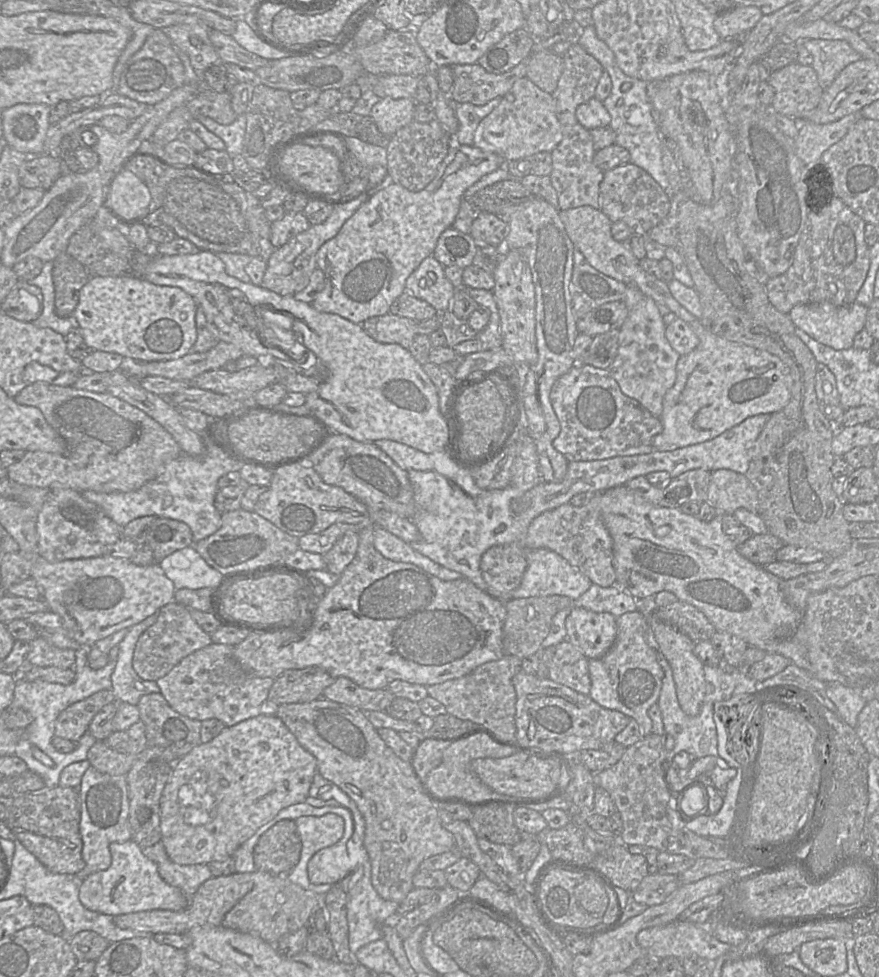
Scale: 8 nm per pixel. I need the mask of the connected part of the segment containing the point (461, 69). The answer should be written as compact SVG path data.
M527 59L502 74L489 73L478 63L450 67L453 72L452 101L481 106L496 97L503 97L518 79L526 76Z

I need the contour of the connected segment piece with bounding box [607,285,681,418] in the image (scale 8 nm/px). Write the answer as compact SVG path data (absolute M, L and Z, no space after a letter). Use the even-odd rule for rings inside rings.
M627 285L623 300L628 316L620 327L619 347L615 360L607 369L626 396L637 400L654 417L663 412L665 394L676 381L676 366L680 355L671 347L666 336L666 325L656 307L656 302L634 285Z

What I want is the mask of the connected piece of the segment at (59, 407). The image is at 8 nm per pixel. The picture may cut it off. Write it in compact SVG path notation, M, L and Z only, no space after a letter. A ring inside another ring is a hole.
M36 382L22 389L14 400L19 405L38 408L48 424L65 440L66 452L55 454L43 451L27 451L21 460L9 466L8 477L12 481L30 487L62 489L98 493L130 492L155 479L172 460L183 452L173 436L153 418L140 409L108 392L98 393Z

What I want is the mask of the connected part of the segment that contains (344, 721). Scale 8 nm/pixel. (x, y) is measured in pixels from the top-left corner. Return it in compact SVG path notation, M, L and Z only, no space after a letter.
M320 697L311 702L283 704L277 708L267 706L265 710L278 716L300 745L316 758L317 770L323 778L337 785L356 803L366 823L364 845L371 863L372 885L383 899L401 903L414 888L412 879L420 864L455 846L453 834L441 823L439 807L424 794L409 764L385 744L360 709Z

